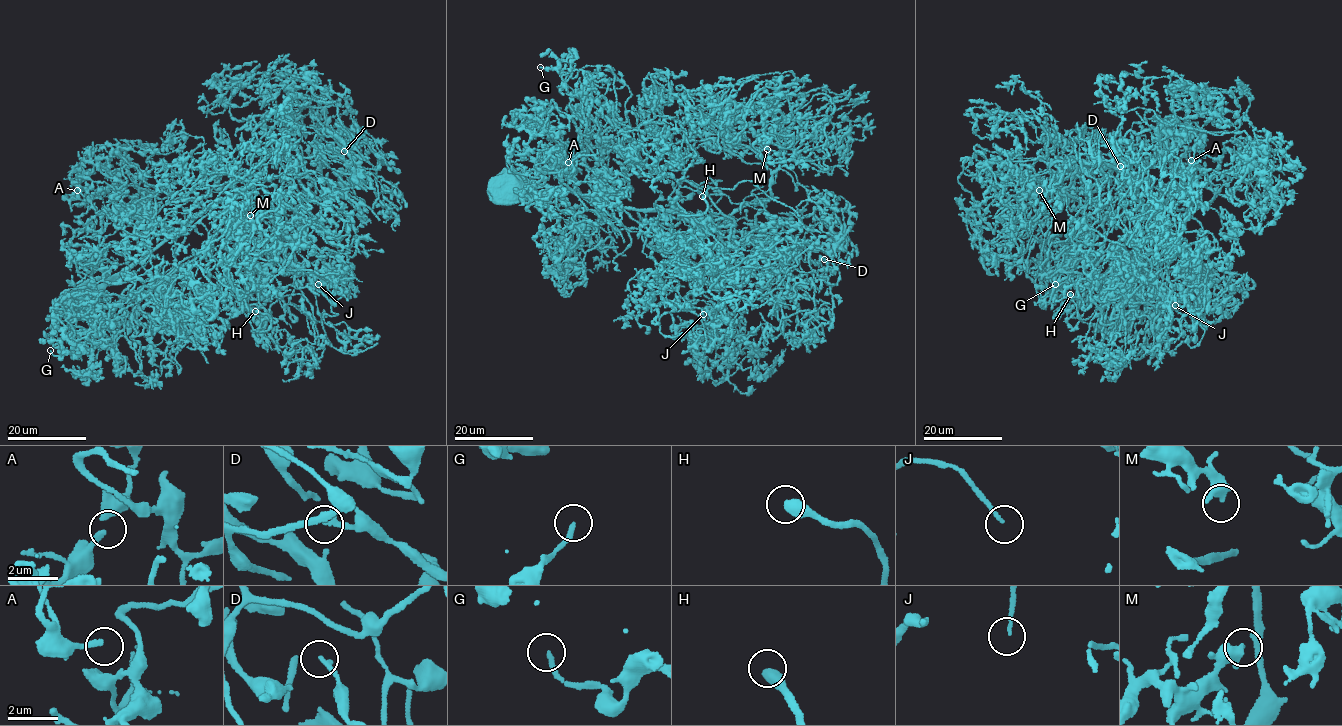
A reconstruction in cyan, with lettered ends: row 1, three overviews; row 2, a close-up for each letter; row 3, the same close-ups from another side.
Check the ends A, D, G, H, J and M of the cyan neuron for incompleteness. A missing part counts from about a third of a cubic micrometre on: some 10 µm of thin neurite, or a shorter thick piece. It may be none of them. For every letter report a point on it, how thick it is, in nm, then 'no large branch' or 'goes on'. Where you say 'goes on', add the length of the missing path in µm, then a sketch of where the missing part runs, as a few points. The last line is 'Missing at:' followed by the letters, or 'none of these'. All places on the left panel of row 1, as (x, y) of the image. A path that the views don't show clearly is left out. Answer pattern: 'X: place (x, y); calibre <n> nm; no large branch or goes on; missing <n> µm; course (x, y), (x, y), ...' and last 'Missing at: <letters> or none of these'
A: place (77, 190); calibre 200 nm; no large branch
D: place (344, 151); calibre 190 nm; no large branch
G: place (50, 350); calibre 190 nm; goes on; missing 9 µm
H: place (255, 311); calibre 480 nm; goes on; missing 60 µm; course (255, 311), (244, 302), (252, 293), (246, 302), (260, 312), (248, 301), (250, 316), (262, 336), (273, 332)
J: place (318, 284); calibre 120 nm; goes on; missing 30 µm
M: place (250, 215); calibre 420 nm; no large branch
Missing at: G, H, J

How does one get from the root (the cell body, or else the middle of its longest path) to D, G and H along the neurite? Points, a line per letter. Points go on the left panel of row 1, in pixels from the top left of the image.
D: (76, 302), (214, 203), (255, 198), (269, 218), (281, 168), (321, 150), (361, 158), (344, 151)
G: (76, 302), (214, 203), (264, 204), (149, 291), (73, 304), (78, 340), (62, 341), (61, 358), (50, 350)
H: (76, 302), (227, 201), (213, 257), (266, 331), (270, 318), (255, 311)

